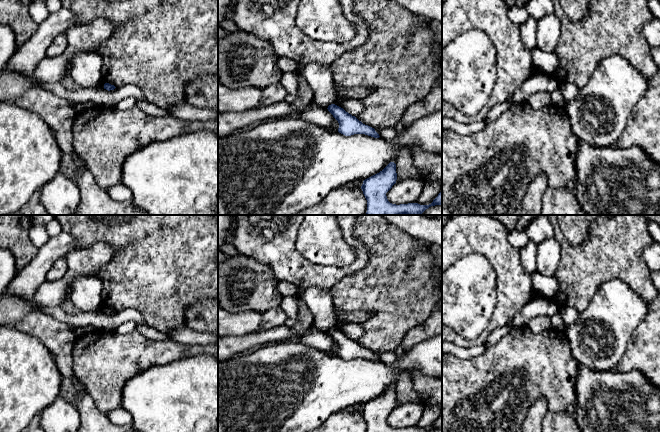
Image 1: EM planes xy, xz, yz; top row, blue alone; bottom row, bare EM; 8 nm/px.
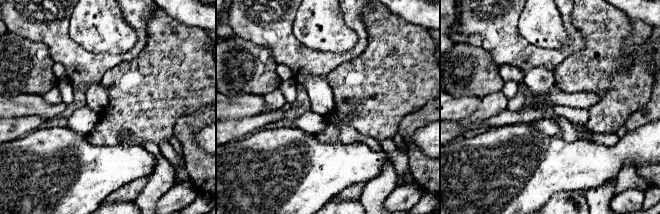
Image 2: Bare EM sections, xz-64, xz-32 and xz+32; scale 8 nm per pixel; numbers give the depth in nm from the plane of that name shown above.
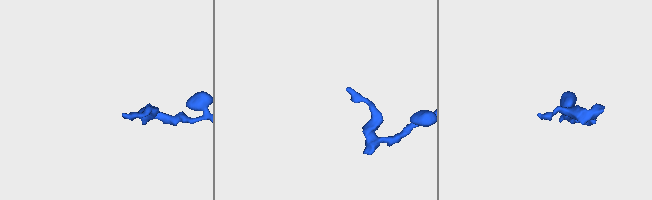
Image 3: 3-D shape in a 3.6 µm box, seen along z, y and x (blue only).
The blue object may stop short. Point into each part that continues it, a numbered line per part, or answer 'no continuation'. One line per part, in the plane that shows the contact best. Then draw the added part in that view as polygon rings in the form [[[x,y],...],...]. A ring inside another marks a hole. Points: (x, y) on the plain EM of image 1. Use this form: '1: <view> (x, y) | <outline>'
no continuation

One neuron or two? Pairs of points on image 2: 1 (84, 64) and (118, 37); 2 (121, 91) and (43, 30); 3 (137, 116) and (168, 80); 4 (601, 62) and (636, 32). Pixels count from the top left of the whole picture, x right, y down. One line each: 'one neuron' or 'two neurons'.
1: two neurons
2: two neurons
3: one neuron
4: two neurons

